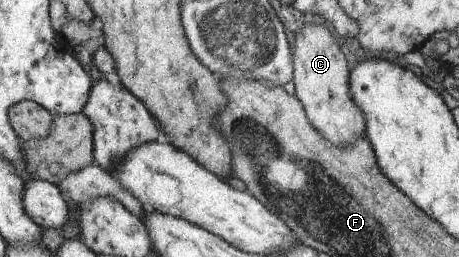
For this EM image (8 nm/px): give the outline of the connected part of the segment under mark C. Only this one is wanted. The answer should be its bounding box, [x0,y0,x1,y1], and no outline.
[292,19,365,146]

